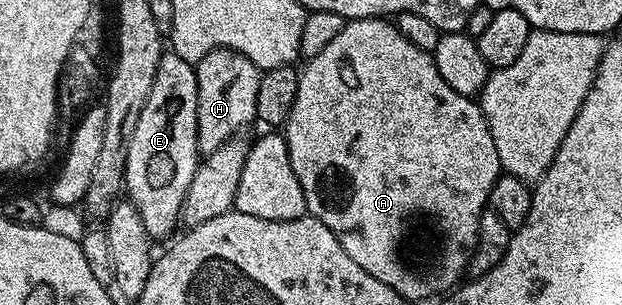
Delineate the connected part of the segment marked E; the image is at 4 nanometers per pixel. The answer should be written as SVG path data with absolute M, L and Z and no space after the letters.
M165 52L157 64L157 76L153 80L149 100L145 100L145 108L141 108L141 120L137 120L137 129L133 131L133 141L129 143L129 156L123 177L126 197L141 214L141 224L145 224L145 232L149 232L152 240L165 237L175 225L180 225L181 204L185 200L185 192L189 192L189 184L193 184L195 169L200 161L195 67L192 63L181 60L181 56L174 52Z

